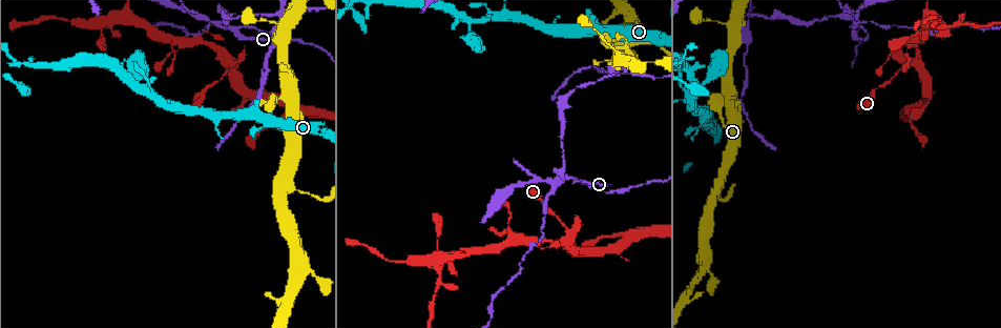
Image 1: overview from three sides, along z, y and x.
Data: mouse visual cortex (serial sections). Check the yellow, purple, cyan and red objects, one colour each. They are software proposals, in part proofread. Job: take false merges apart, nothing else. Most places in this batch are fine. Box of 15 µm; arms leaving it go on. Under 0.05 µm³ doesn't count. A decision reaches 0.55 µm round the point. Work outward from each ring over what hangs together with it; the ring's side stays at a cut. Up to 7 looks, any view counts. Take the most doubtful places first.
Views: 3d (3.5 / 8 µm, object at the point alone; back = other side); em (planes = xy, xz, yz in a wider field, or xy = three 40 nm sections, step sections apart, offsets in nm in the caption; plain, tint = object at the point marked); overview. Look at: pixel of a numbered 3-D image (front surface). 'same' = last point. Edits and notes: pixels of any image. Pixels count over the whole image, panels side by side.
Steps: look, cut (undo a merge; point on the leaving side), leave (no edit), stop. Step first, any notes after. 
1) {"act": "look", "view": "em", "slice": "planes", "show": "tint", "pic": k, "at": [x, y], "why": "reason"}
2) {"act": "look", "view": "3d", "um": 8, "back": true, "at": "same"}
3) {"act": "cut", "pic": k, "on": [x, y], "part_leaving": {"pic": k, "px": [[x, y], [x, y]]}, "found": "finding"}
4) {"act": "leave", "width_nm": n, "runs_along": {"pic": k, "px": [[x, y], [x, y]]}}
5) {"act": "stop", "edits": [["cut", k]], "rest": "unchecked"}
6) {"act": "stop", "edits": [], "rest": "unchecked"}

{"act": "look", "view": "3d", "um": 3.5, "pic": 1, "at": [856, 26], "why": "arms part here"}

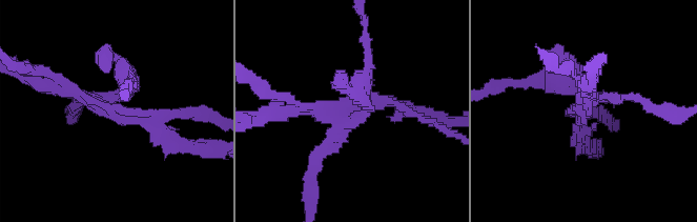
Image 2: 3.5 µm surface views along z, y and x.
{"act": "look", "view": "em", "slice": "planes", "show": "tint", "pic": 2, "at": [107, 107]}

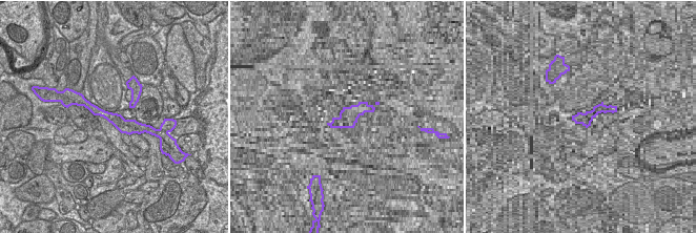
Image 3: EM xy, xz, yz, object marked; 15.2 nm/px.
{"act": "cut", "pic": 2, "on": [199, 114], "part_leaving": {"pic": 2, "px": [[159, 118], [207, 110], [217, 118]]}, "found": "a second cell is stuck on"}

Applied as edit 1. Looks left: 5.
{"act": "look", "view": "3d", "um": 3.5, "pic": 1, "at": [278, 12], "why": "four arms meet"}

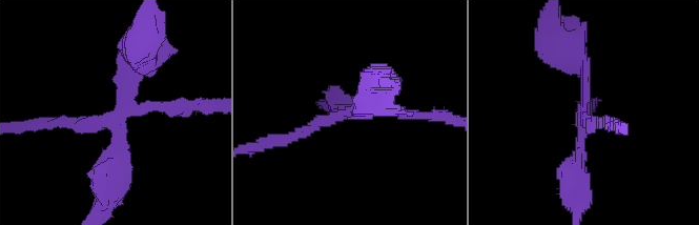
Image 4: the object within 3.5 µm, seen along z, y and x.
{"act": "look", "view": "em", "slice": "xy", "step": 2, "show": "tint", "pic": 4, "at": [343, 111], "arms": 4, "arm_widths_nm": [150, 150, 150, 300]}

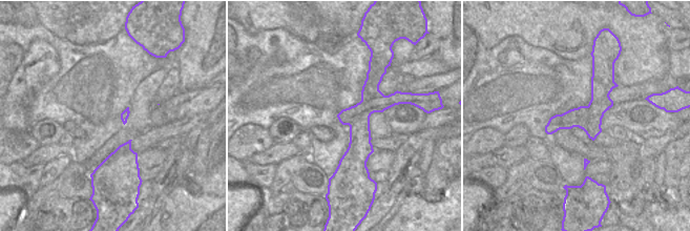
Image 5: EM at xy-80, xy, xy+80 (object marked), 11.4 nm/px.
{"act": "look", "view": "em", "slice": "planes", "show": "tint", "at": "same"}

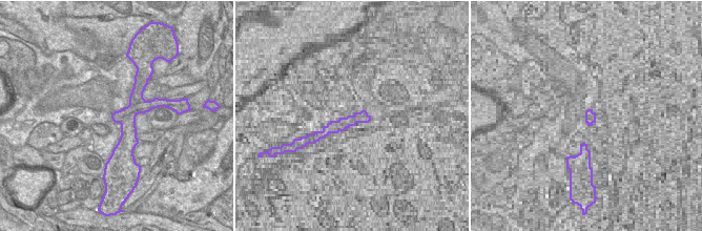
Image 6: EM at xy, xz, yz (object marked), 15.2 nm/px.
{"act": "leave", "width_nm": 300, "runs_along": {"pic": 6, "px": [[135, 90], [128, 141], [120, 151]]}, "found": "one cell here"}

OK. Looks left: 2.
{"act": "look", "view": "3d", "um": 3.5, "pic": 1, "at": [524, 238], "why": "looks like a crossing"}

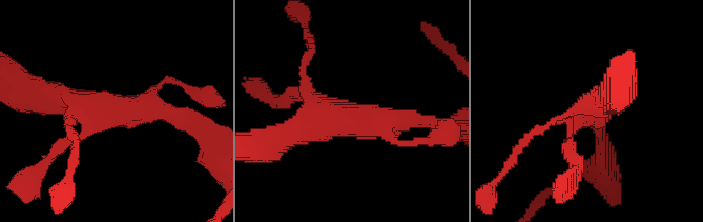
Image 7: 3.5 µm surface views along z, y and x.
{"act": "look", "view": "em", "slice": "xy", "step": 2, "show": "tint", "pic": 7, "at": [119, 107]}

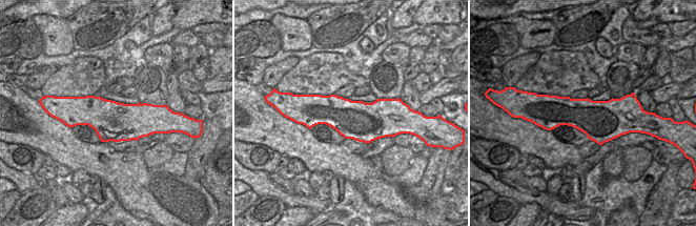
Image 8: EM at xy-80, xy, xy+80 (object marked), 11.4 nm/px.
{"act": "leave", "width_nm": 460, "runs_along": {"pic": 7, "px": [[188, 120], [53, 95]]}, "found": "one cell here"}

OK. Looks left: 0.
{"act": "stop", "edits": [["cut", 2]], "rest": "unchecked"}

